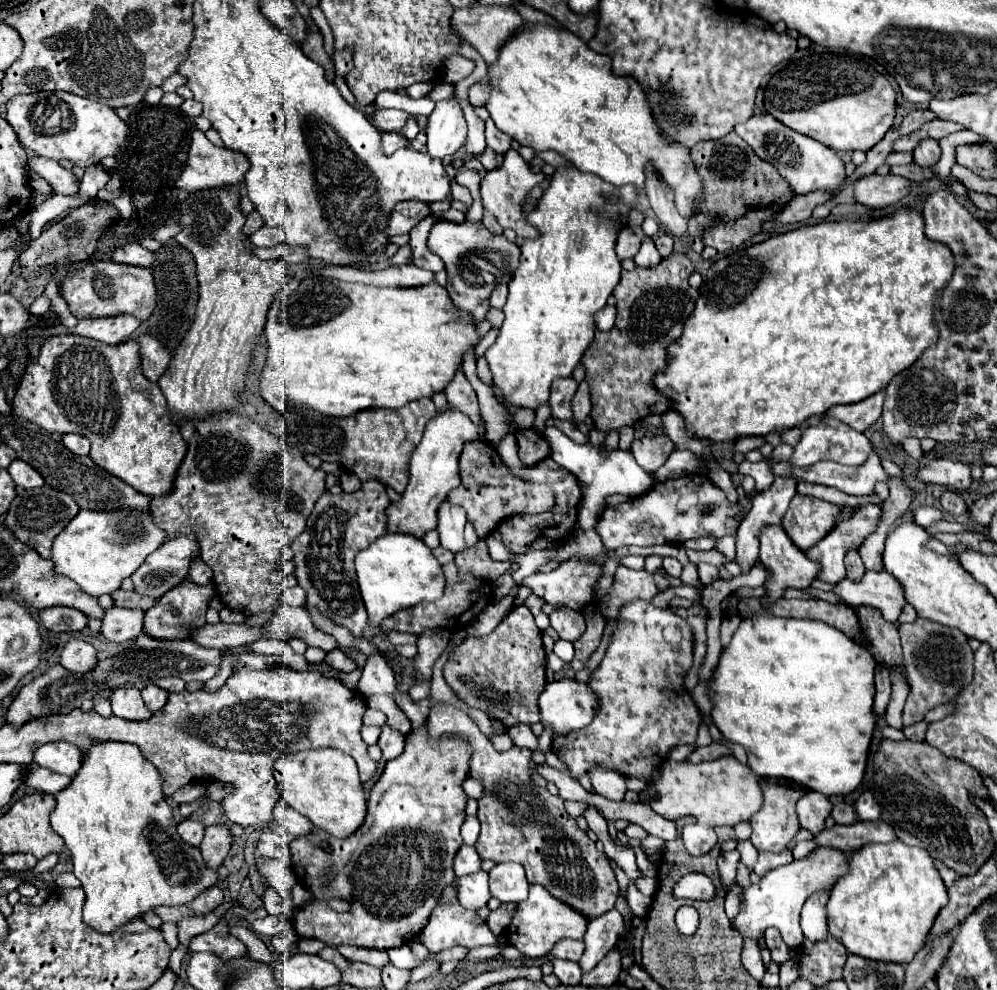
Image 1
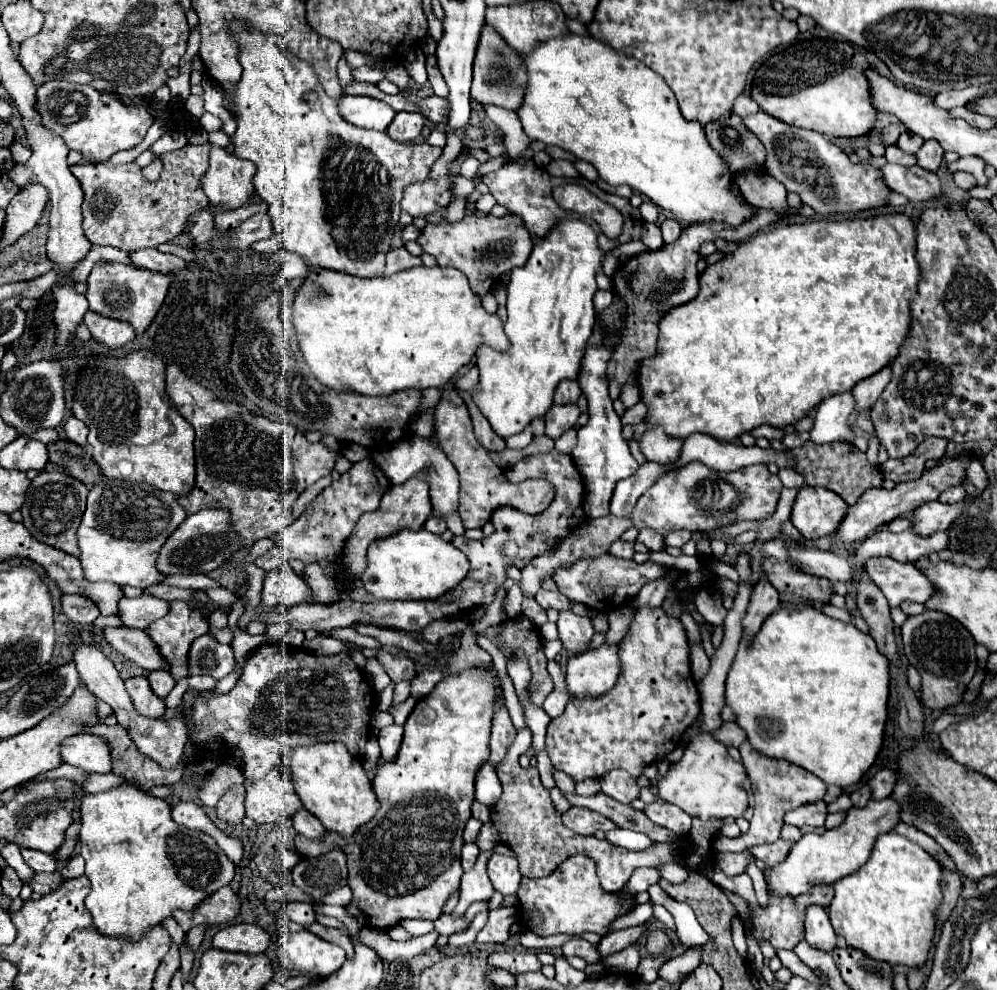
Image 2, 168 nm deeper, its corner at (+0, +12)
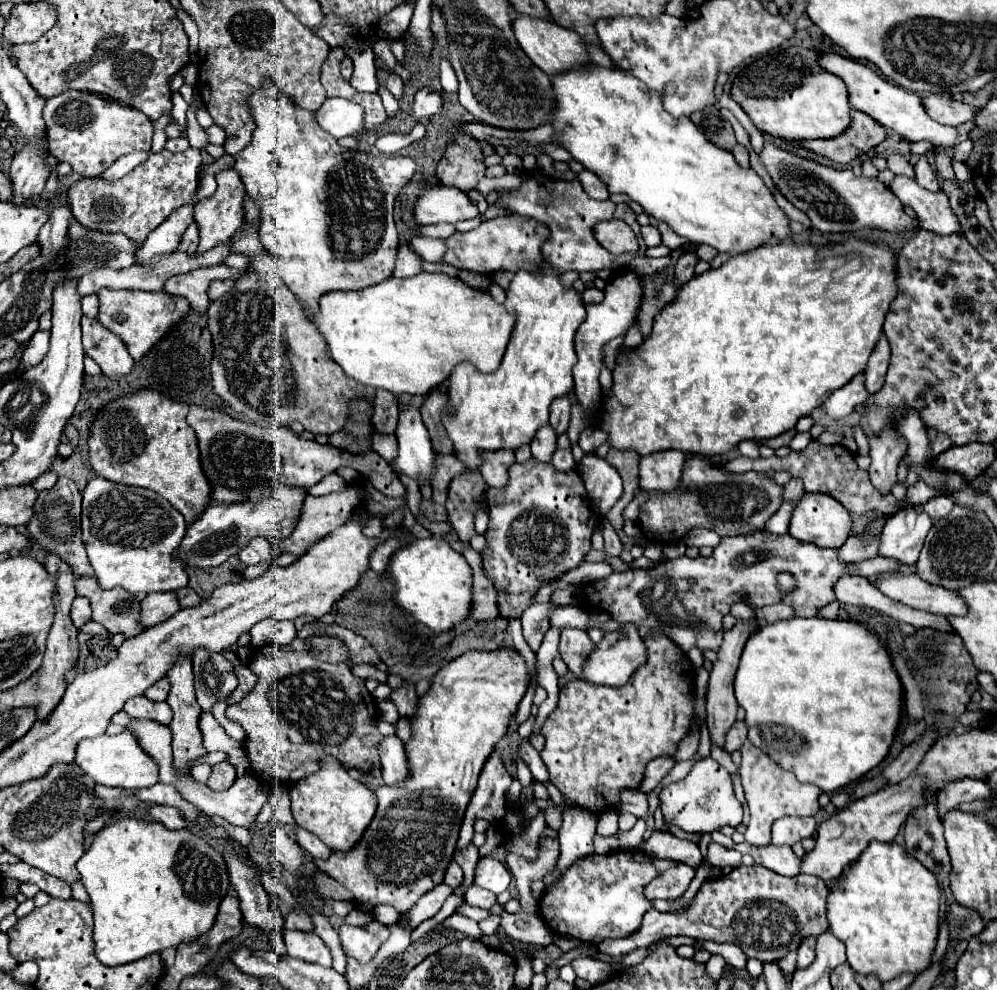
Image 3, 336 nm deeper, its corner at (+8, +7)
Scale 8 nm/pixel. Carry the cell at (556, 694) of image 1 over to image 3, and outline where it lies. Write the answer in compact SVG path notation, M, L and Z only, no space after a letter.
M626 623L620 629L606 633L604 639L596 645L596 649L588 655L588 659L584 661L582 679L594 685L620 687L630 679L630 673L634 673L644 661L646 661L646 647L638 635L638 627L634 623Z

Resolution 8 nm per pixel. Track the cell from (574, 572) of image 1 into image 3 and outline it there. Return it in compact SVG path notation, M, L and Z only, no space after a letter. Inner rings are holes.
M750 533L738 537L724 537L710 557L678 557L662 561L650 569L628 569L598 579L594 585L584 587L586 601L596 601L598 607L610 611L618 623L634 621L640 629L640 637L646 637L650 629L664 629L664 633L682 649L690 647L718 651L722 643L722 617L730 611L734 601L746 593L756 607L786 603L796 607L798 617L816 617L818 611L834 601L834 583L846 575L850 563L838 557L836 549L820 549L810 543L796 541L786 535ZM790 573L796 579L796 587L790 593L782 593L778 587L778 575ZM652 581L652 597L644 595Z

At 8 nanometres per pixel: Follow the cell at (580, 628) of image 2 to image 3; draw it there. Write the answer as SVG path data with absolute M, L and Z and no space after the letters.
M584 629L560 631L560 657L576 677L582 675L582 663L592 649L594 649L594 643L590 641Z

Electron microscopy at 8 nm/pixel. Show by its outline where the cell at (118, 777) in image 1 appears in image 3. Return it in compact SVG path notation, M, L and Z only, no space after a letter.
M122 817L102 827L90 849L78 859L76 869L88 891L94 913L94 943L96 957L104 965L124 965L148 953L160 953L166 947L178 947L180 941L192 941L214 925L218 903L228 889L228 869L224 857L206 841L192 835L188 829L170 831L158 821Z

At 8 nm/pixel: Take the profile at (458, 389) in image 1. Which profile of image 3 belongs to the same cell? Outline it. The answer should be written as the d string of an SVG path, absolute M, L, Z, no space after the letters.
M502 449L502 453L496 451L480 451L480 473L488 487L504 487L508 481L508 467L514 463L514 451Z

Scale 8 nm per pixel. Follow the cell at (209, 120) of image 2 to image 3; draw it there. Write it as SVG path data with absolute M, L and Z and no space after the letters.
M210 125L208 129L206 129L206 135L208 135L208 141L210 143L214 143L214 145L222 145L224 143L224 129L222 127L218 127L218 125Z

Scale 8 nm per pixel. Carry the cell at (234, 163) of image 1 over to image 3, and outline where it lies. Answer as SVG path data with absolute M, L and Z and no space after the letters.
M226 169L226 171L220 171L216 175L216 181L218 181L216 193L202 199L202 201L198 201L196 207L194 207L194 221L200 229L200 245L198 245L200 253L206 251L206 249L216 247L218 243L228 241L244 221L246 189L244 189L244 183L242 183L240 175L234 169Z

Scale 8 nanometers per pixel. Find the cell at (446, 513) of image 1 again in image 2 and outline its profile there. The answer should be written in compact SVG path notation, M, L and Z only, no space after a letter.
M420 436L404 438L398 444L394 444L392 448L375 451L372 454L372 460L386 472L386 476L390 478L392 484L406 482L408 478L416 476L416 472L426 472L424 480L430 486L432 506L438 512L442 512L442 516L446 516L458 508L458 472L452 466L452 462L446 458L442 448L438 444L432 444L428 438L420 438Z

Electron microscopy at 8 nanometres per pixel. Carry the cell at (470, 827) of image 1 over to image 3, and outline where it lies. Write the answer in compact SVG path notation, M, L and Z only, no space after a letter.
M470 843L466 849L462 851L456 851L454 853L454 859L460 863L460 867L464 869L464 883L462 883L462 893L472 885L472 879L474 879L474 867L478 863L478 847L474 843Z

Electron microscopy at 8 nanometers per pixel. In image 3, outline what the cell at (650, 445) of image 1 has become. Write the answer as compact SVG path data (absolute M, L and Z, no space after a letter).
M670 449L640 457L640 487L646 491L672 491L682 475L684 453Z

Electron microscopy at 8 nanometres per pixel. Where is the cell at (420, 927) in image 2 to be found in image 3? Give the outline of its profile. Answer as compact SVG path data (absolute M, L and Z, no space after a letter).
M472 885L466 891L464 899L466 899L468 905L472 905L472 907L484 907L484 909L494 907L494 903L496 903L496 895L490 893L490 891L486 891L486 889L482 889L482 887L478 887L478 885Z

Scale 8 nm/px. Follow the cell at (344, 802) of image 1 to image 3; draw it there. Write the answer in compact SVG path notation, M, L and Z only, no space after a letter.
M332 757L320 759L316 773L296 781L290 789L290 799L296 825L314 833L334 851L352 849L376 813L376 795L364 783L352 779L348 769Z

